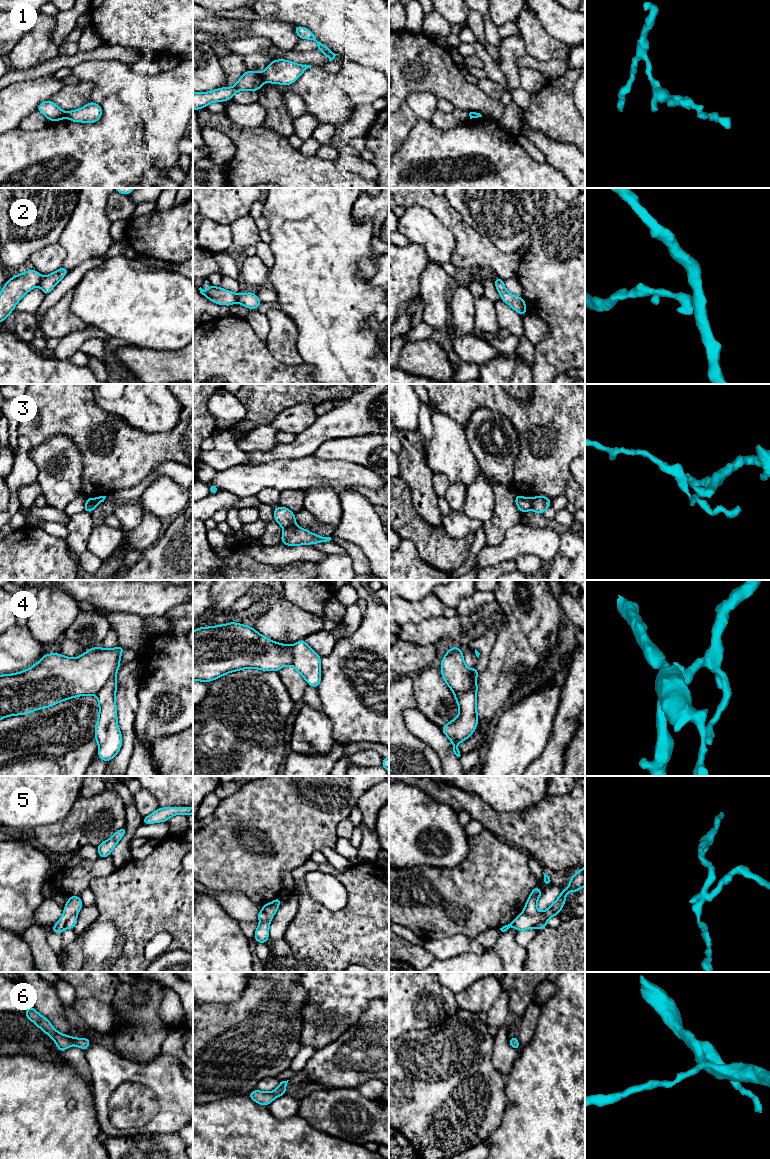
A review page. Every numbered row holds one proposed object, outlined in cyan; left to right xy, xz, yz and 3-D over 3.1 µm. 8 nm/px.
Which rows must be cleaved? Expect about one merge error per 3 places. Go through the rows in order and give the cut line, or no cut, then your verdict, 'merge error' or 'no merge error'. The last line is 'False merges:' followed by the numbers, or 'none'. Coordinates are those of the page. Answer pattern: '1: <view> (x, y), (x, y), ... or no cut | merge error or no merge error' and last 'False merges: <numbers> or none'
1: xz (260, 74), (264, 81) | merge error
2: xy (42, 277), (38, 284) | merge error
3: xz (295, 524), (289, 525), (284, 529) | merge error
4: yz (469, 670), (471, 686), (465, 691), (453, 692) | merge error
5: no cut | no merge error
6: no cut | no merge error
False merges: 1, 2, 3, 4

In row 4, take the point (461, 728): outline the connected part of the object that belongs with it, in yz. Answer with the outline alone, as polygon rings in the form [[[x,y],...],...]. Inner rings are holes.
[[[476,667],[469,670],[472,686],[468,691],[453,692],[454,698],[459,706],[459,715],[456,719],[441,727],[442,732],[451,740],[453,752],[457,757],[461,756],[457,745],[471,737],[478,725],[476,703],[478,689],[476,678],[478,673]]]

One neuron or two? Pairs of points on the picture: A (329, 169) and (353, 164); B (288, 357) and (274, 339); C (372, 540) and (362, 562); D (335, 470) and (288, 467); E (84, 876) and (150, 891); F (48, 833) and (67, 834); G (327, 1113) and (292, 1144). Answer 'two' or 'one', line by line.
A: two
B: one
C: two
D: one
E: two
F: one
G: two

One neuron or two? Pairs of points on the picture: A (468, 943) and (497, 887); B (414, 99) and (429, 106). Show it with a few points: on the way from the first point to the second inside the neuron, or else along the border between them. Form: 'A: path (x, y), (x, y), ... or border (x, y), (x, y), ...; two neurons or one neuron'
A: border (447, 936), (462, 934), (475, 939); two neurons
B: path (418, 102), (425, 104); one neuron

